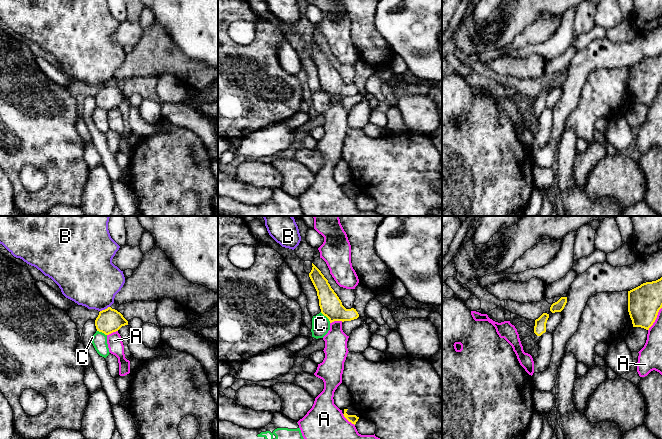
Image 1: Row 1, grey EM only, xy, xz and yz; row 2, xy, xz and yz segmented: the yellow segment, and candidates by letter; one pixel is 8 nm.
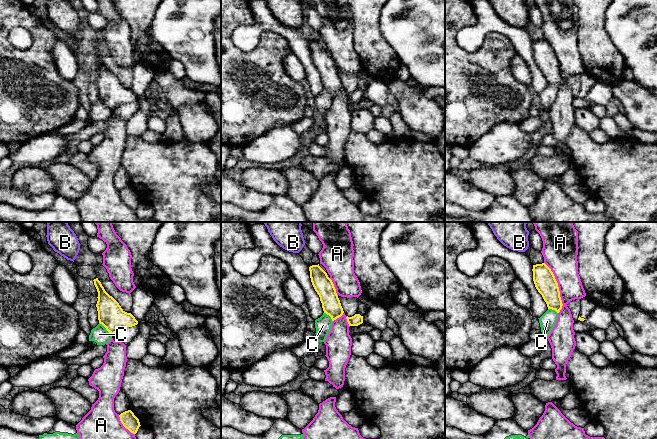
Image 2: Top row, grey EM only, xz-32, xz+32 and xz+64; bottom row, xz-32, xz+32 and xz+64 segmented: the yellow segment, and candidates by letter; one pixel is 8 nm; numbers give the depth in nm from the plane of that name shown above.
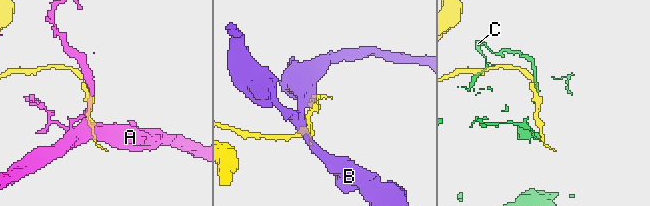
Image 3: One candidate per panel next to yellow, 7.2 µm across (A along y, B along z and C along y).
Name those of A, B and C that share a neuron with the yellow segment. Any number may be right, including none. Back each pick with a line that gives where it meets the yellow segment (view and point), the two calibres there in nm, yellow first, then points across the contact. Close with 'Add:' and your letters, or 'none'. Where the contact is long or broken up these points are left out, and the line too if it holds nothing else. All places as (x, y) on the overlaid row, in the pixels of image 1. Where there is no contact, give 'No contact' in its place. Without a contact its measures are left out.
Add: none

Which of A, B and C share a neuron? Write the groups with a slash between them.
A / B / C

